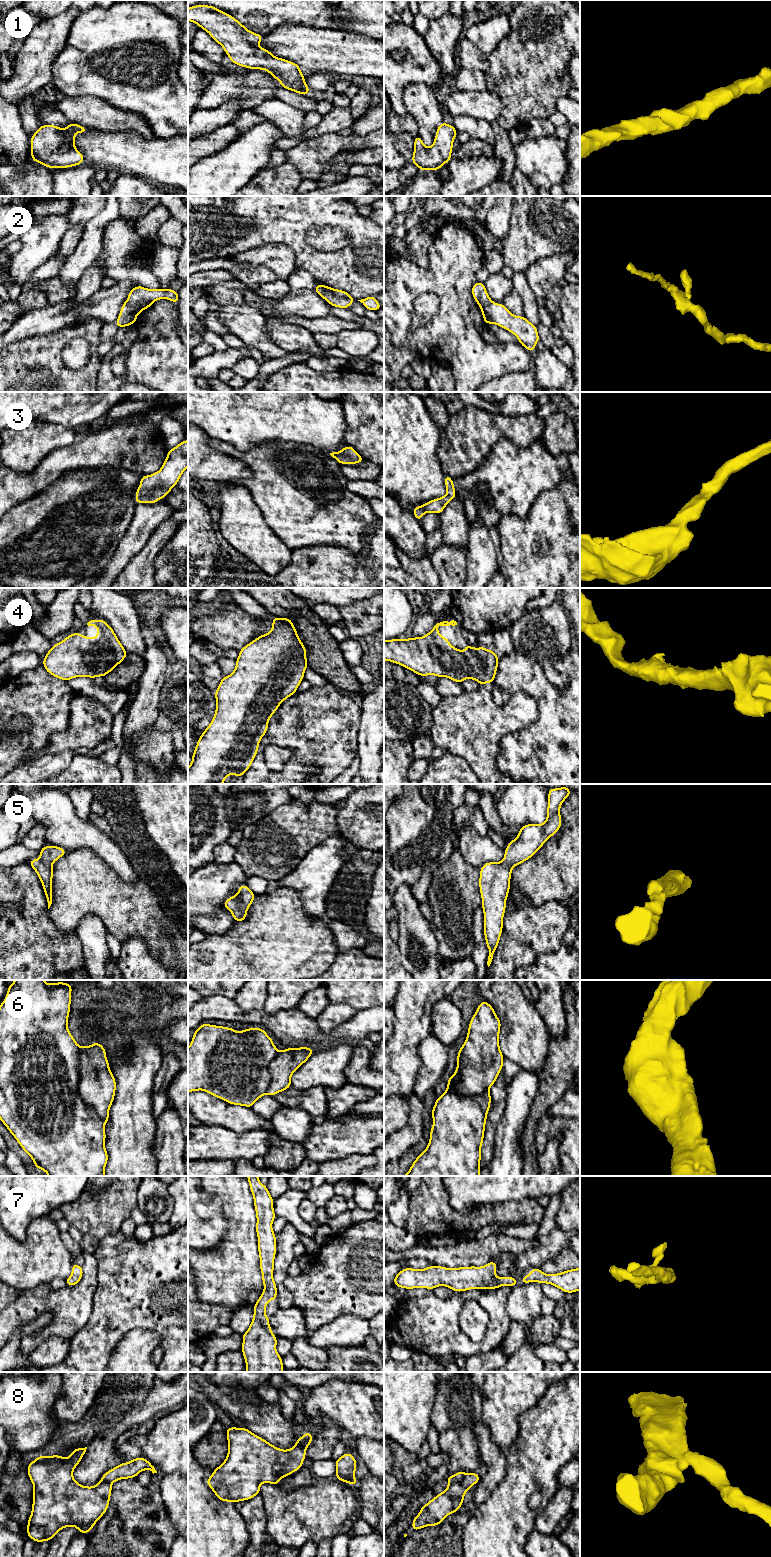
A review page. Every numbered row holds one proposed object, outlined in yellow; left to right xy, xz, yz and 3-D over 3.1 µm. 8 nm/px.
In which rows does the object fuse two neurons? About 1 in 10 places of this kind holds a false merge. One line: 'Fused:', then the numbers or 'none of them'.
Fused: 2, 8

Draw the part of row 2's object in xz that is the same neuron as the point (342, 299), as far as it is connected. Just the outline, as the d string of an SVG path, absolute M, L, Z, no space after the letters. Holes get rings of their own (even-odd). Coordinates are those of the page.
M321 283L315 287L314 291L320 295L322 290L329 292L329 297L332 299L331 301L327 301L332 307L339 307L341 309L347 309L354 301L355 298L351 297L350 294L346 291L342 291L339 289L334 289L328 286L325 286Z

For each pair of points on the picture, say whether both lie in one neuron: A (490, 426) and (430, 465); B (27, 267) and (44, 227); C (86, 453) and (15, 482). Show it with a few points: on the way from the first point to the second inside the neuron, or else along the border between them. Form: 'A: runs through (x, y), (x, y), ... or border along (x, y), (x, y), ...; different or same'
A: border along (440, 434), (437, 456), (445, 474); different
B: runs through (30, 257), (38, 246), (40, 237); same
C: runs through (68, 458), (60, 460), (39, 480), (33, 482); same

